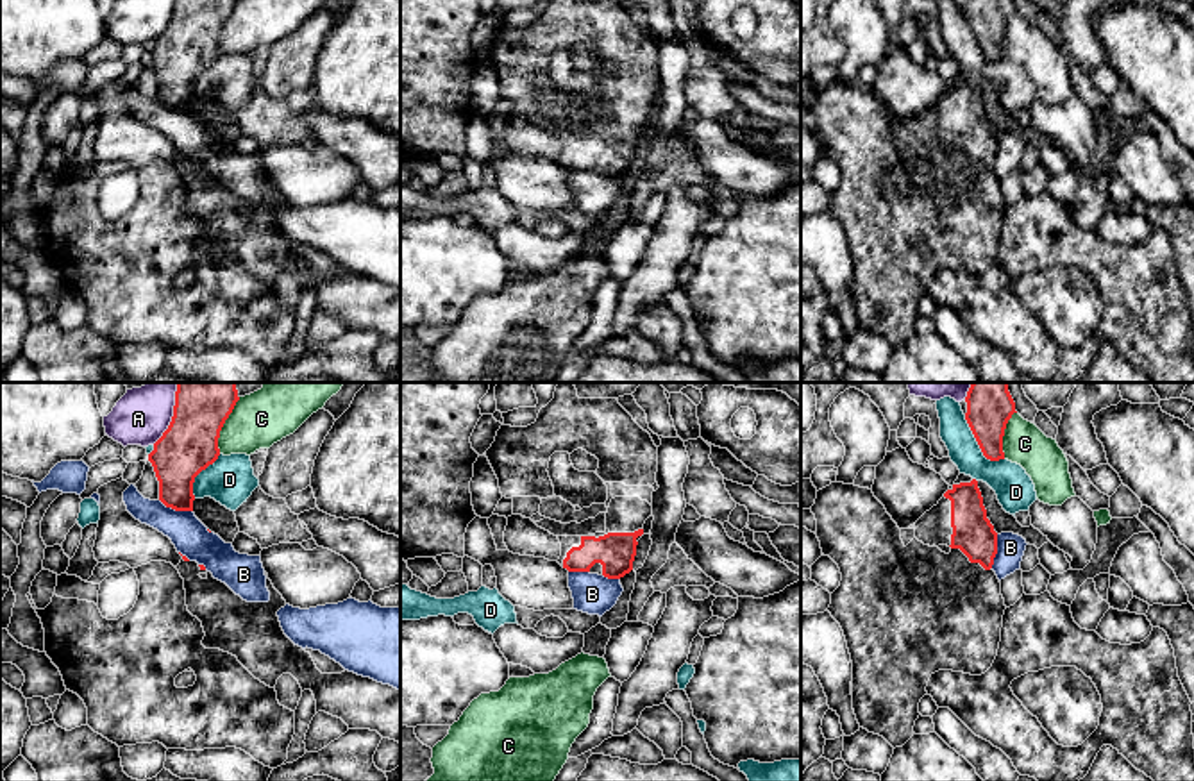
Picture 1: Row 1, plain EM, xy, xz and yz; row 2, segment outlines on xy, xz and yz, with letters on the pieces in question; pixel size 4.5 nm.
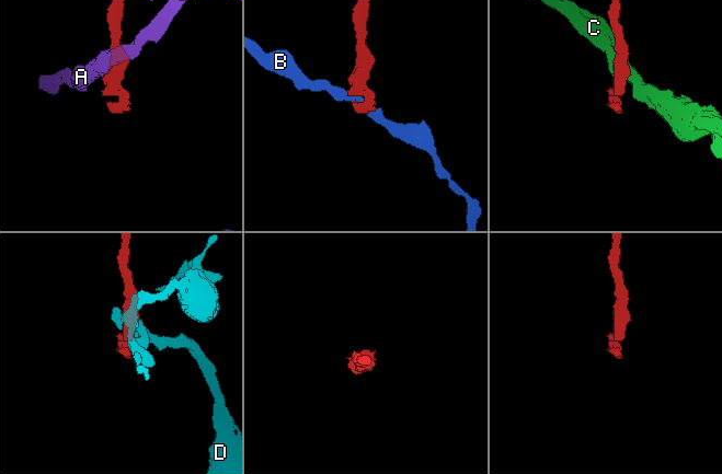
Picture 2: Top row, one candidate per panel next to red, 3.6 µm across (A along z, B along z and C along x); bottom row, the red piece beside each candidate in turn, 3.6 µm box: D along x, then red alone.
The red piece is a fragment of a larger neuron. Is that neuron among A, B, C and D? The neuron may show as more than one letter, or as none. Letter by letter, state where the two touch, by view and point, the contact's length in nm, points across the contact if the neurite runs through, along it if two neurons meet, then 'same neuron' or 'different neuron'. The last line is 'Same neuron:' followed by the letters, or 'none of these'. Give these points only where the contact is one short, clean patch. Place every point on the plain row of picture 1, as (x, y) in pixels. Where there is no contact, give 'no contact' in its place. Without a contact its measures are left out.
A: meets red in xy at (170, 22); contact 220 nm long; different neuron
B: meets red in xy at (176, 109); contact 160 nm long; border along xy (159, 99), (176, 109), (192, 111); different neuron
C: meets red in xy at (222, 25); contact 260 nm long; border along xy (238, 0), (220, 31), (218, 52); different neuron
D: meets red in yz at (978, 43); contact 280 nm long; different neuron
Same neuron: none of these

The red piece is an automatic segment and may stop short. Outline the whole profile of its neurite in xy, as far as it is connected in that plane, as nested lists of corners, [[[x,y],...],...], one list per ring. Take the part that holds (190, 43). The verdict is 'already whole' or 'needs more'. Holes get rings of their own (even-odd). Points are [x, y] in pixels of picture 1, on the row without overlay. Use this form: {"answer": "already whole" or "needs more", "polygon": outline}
{"answer": "already whole", "polygon": [[[175,0],[170,25],[148,54],[166,107],[193,111],[195,77],[218,59],[220,30],[236,2]]]}

